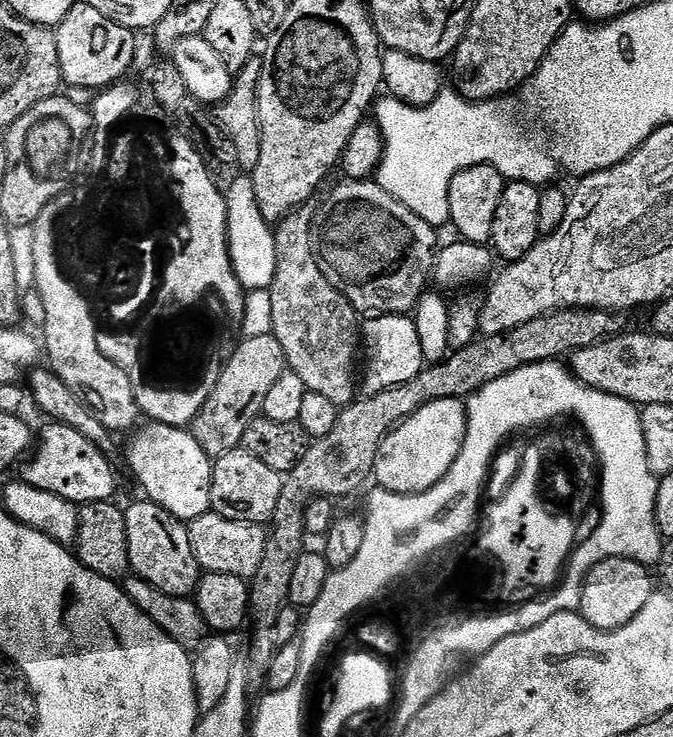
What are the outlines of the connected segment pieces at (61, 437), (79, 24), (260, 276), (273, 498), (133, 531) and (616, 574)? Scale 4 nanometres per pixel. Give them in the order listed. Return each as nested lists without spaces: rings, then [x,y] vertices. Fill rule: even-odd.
[[[48,422],[44,433],[41,436],[39,433],[30,459],[23,465],[22,480],[38,490],[50,490],[50,494],[58,494],[58,498],[66,498],[77,506],[112,500],[116,492],[116,472],[108,459],[97,444],[78,430],[59,422]]]
[[[78,2],[64,21],[55,25],[56,49],[60,62],[60,74],[67,86],[88,87],[93,90],[111,88],[125,79],[136,60],[136,36],[131,28],[106,19],[94,6]]]
[[[242,174],[230,190],[225,193],[227,202],[228,249],[231,254],[232,269],[245,291],[268,290],[272,287],[277,273],[277,244],[275,231],[262,216],[254,194],[253,180]]]
[[[243,446],[215,457],[213,466],[211,511],[227,520],[267,525],[274,510],[278,510],[278,498],[282,498],[284,476],[270,470],[266,462],[254,458]]]
[[[141,498],[137,504],[127,505],[124,517],[131,571],[167,596],[191,597],[200,585],[202,569],[190,544],[188,524],[147,498]]]
[[[610,558],[598,562],[588,572],[584,579],[582,598],[580,599],[579,613],[590,626],[603,632],[613,632],[615,628],[626,626],[650,602],[654,585],[649,565],[640,564],[637,560],[626,558]]]

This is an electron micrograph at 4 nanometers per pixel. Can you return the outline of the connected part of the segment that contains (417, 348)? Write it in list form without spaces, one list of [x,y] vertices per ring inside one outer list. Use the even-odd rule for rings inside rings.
[[[378,314],[367,319],[362,326],[362,348],[366,358],[366,370],[362,372],[365,395],[381,393],[410,381],[426,364],[417,326],[411,317],[404,314]]]

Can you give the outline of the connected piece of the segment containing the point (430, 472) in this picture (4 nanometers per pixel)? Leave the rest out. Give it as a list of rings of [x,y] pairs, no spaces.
[[[442,398],[422,406],[382,442],[376,459],[375,483],[403,496],[430,490],[454,466],[467,433],[468,410],[464,400]]]

